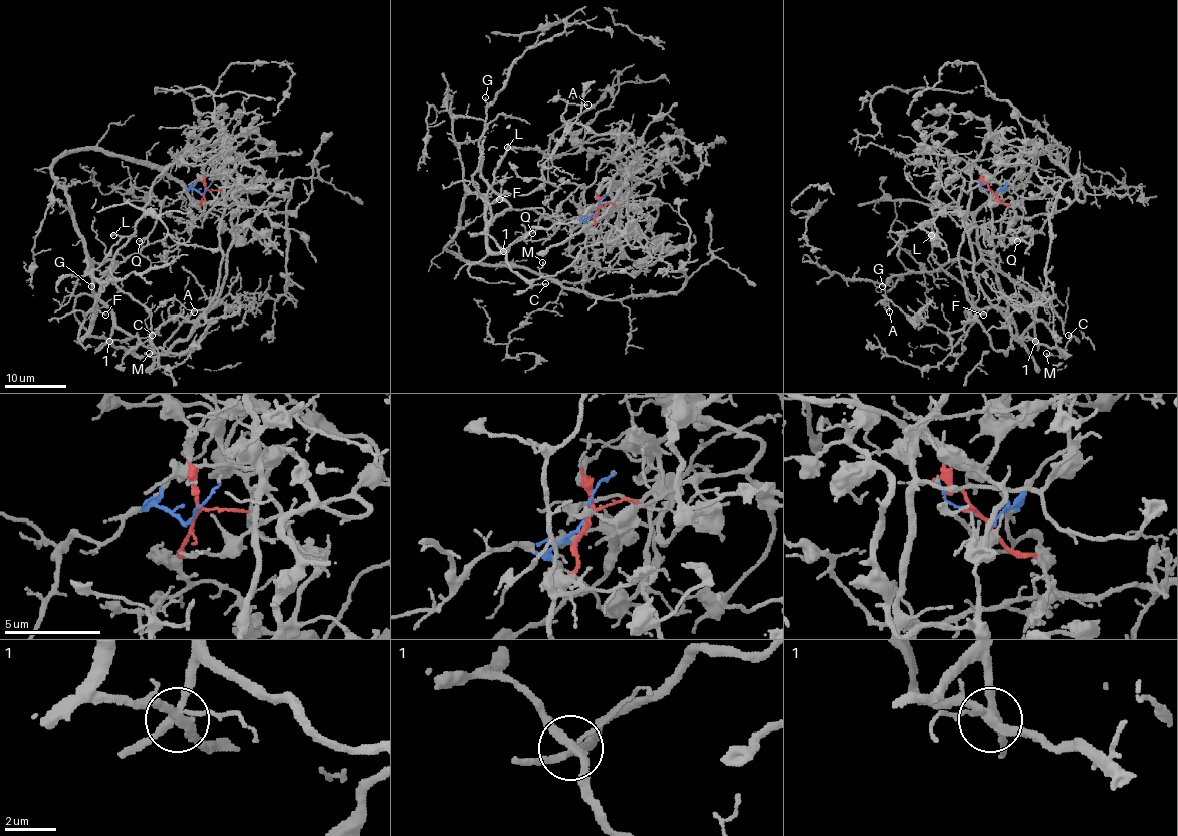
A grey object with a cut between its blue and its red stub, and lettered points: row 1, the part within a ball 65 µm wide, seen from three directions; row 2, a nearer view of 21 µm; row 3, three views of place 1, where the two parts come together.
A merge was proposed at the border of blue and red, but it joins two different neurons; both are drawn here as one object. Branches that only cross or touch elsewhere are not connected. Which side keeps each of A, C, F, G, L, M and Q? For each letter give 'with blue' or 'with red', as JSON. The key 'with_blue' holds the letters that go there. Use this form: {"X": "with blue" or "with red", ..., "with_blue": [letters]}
{"A": "with red", "C": "with blue", "F": "with blue", "G": "with blue", "L": "with blue", "M": "with blue", "Q": "with blue", "with_blue": ["C", "F", "G", "L", "M", "Q"]}

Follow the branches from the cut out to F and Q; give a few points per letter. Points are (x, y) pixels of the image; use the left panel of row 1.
F: (204, 192), (190, 189), (164, 201), (148, 242), (139, 251), (130, 254), (101, 291), (96, 308), (106, 315)
Q: (204, 192), (190, 189), (179, 197), (165, 200), (150, 234), (139, 242)

